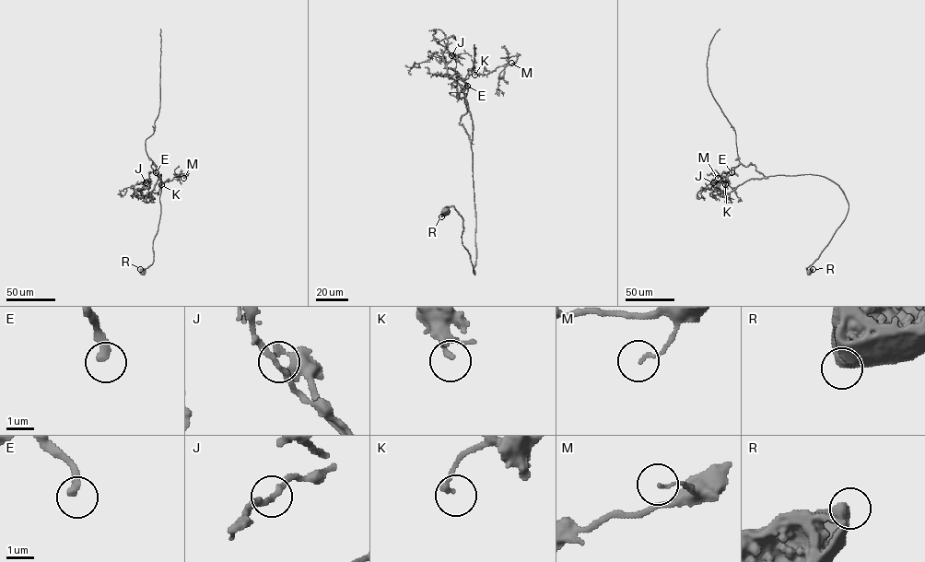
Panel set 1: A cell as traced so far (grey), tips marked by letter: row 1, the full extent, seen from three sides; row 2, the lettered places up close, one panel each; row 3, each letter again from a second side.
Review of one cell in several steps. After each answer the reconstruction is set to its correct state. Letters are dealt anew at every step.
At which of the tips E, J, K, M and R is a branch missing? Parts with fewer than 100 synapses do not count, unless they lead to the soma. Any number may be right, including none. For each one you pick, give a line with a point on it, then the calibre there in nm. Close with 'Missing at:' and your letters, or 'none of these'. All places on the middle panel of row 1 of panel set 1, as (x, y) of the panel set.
E: (467, 86) | 320 nm
Missing at: E

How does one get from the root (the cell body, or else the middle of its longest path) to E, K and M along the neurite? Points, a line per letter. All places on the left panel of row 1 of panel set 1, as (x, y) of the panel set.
E: (143, 272), (153, 261), (153, 241), (160, 214), (161, 174), (158, 177), (153, 170), (153, 163), (156, 172)
K: (143, 272), (153, 261), (153, 241), (160, 214), (161, 174), (158, 177), (153, 170), (153, 163), (161, 184)
M: (143, 272), (153, 261), (160, 214), (161, 174), (158, 176), (151, 164), (162, 182), (183, 178)

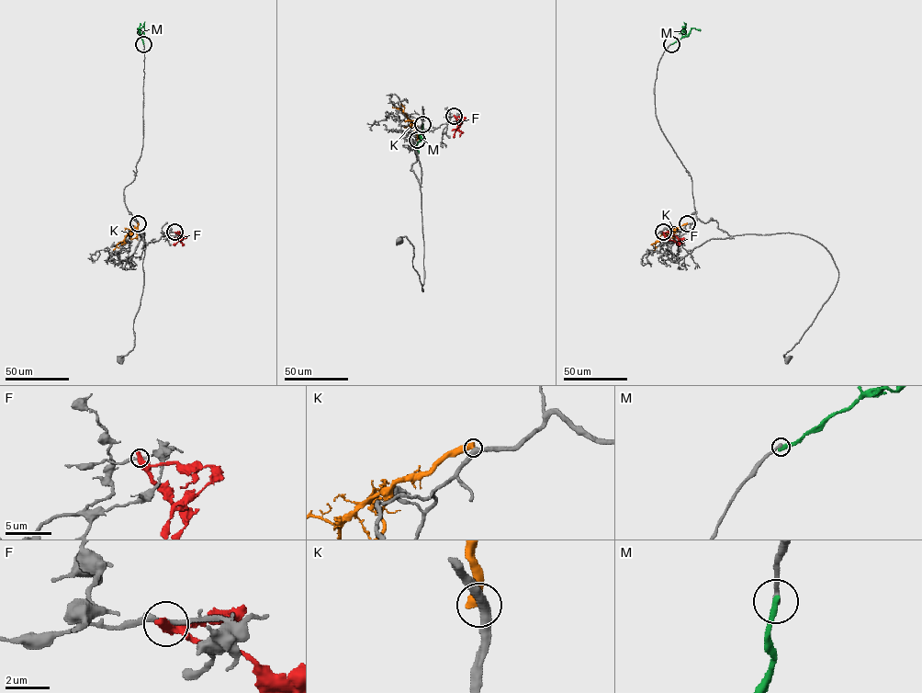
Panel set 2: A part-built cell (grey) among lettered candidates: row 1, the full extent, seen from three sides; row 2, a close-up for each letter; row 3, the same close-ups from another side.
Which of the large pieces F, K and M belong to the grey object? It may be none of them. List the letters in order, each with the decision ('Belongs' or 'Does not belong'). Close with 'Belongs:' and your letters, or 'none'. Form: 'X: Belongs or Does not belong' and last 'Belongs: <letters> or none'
F: Does not belong
K: Does not belong
M: Does not belong
Belongs: none

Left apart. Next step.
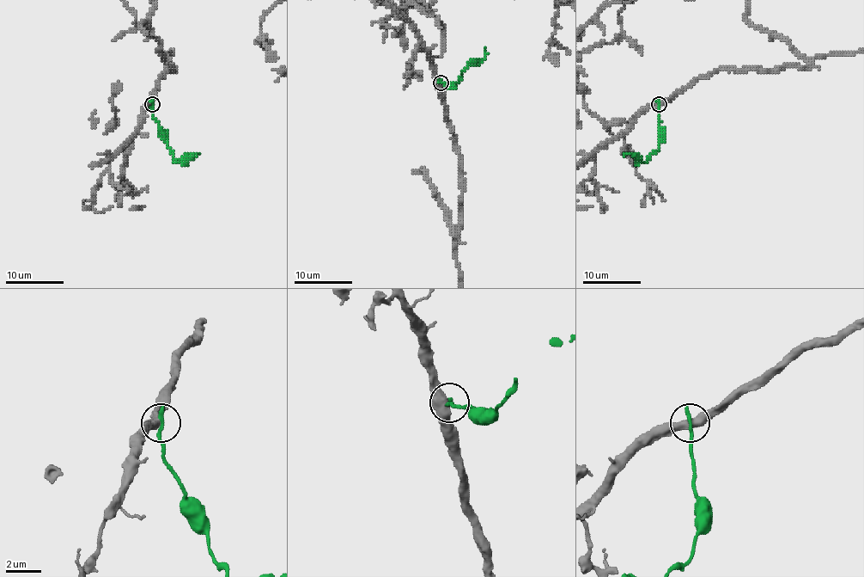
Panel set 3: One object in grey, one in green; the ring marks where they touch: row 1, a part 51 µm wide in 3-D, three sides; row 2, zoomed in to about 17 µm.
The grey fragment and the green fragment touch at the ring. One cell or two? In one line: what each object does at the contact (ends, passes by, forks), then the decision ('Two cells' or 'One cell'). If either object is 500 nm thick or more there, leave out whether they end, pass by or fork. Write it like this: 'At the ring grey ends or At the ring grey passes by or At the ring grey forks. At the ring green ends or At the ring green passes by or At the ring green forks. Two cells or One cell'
Two cells

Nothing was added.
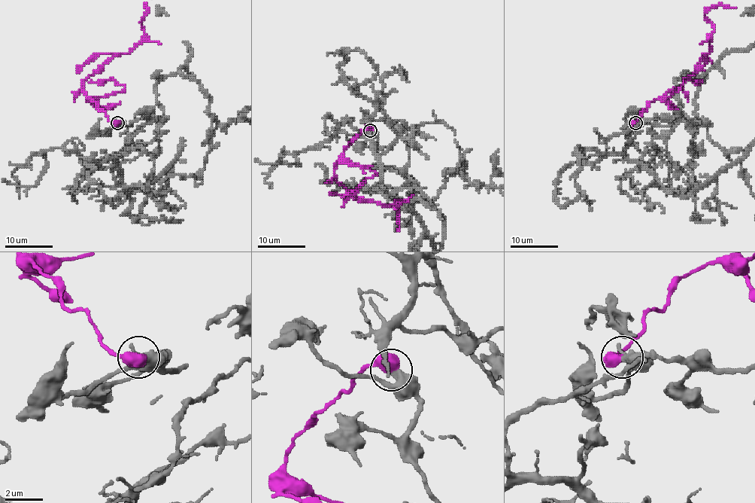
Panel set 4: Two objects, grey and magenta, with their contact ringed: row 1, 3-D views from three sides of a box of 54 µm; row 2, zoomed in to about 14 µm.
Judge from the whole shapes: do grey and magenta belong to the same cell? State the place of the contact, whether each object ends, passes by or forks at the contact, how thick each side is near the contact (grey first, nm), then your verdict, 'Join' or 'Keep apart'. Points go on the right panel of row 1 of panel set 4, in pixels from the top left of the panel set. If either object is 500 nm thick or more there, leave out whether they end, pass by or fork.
Place: (635, 123). Thickness 500 nm (grey) against 700 nm. Join

